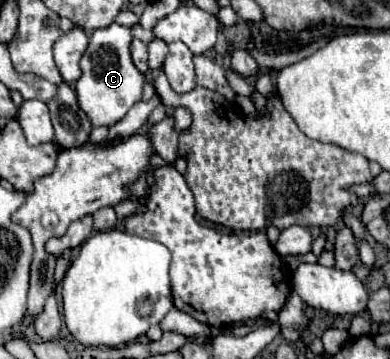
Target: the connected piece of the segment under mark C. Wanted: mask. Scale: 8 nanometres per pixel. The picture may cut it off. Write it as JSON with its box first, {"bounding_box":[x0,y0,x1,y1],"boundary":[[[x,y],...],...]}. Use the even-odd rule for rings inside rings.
{"bounding_box":[74,24,144,126],"boundary":[[[110,24],[106,28],[98,28],[90,36],[90,44],[80,60],[82,76],[76,80],[74,90],[78,96],[80,108],[86,112],[90,124],[98,126],[114,126],[120,122],[128,110],[142,100],[144,88],[144,74],[140,74],[130,58],[130,42],[132,42],[132,28]]]}

